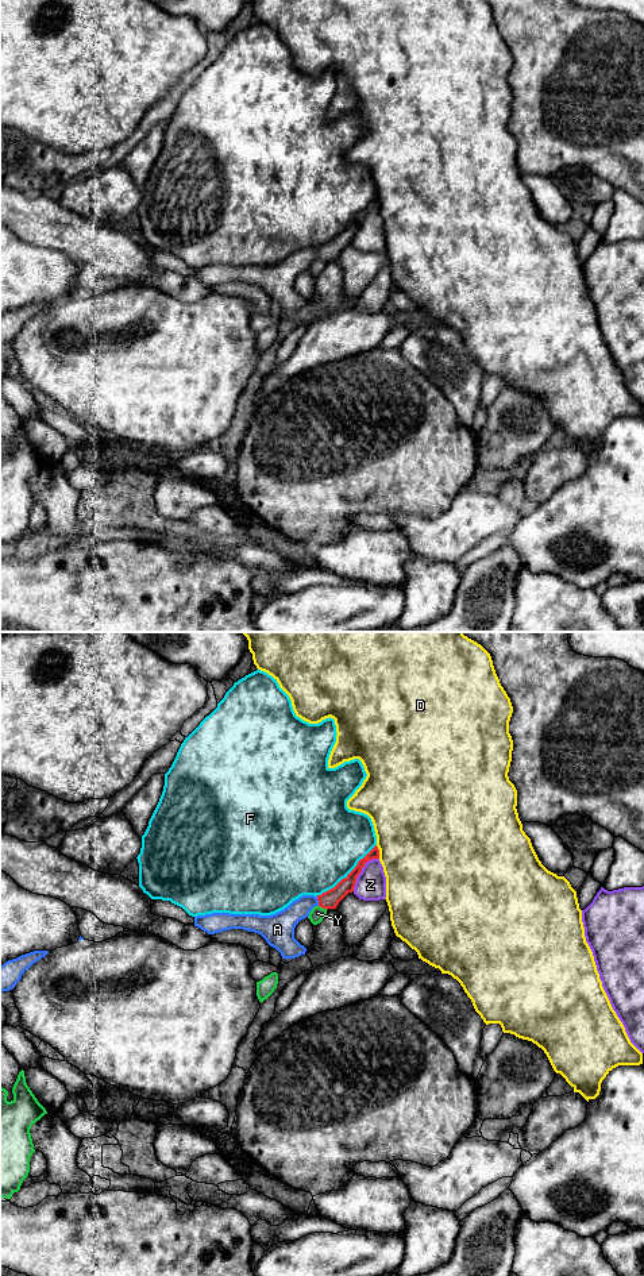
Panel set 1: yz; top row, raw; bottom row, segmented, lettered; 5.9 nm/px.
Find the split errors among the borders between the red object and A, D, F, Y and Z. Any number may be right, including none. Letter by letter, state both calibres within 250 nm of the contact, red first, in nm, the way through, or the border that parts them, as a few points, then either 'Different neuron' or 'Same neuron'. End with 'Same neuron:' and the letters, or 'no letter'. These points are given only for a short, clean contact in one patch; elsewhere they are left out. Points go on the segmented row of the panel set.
A: Thickness 110 nm (red) against 140 nm. Path across: yz (330, 899), (317, 899), (307, 902), (282, 922). Same neuron
D: Thickness 70 nm (red) against 500 nm. Different neuron
F: Thickness 110 nm (red) against 500 nm. Different neuron
Y: Thickness 110 nm (red) against 90 nm. Boundary: yz (319, 905), (327, 909). Different neuron
Z: Thickness 110 nm (red) against 180 nm. Different neuron
Same neuron: A

